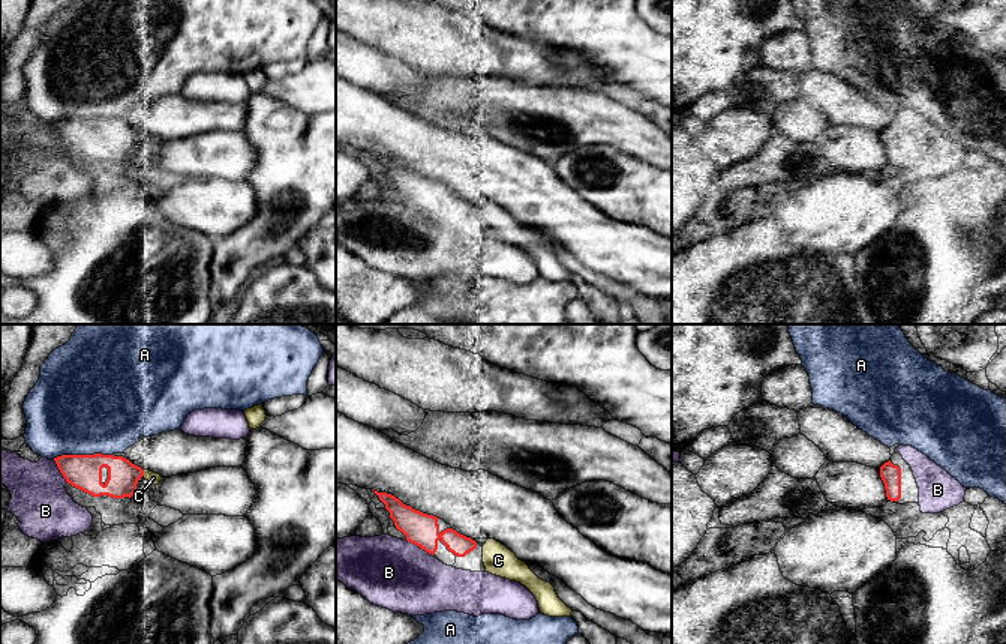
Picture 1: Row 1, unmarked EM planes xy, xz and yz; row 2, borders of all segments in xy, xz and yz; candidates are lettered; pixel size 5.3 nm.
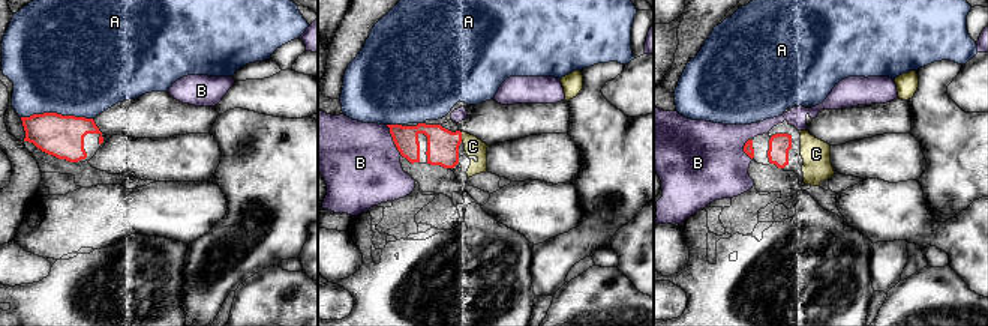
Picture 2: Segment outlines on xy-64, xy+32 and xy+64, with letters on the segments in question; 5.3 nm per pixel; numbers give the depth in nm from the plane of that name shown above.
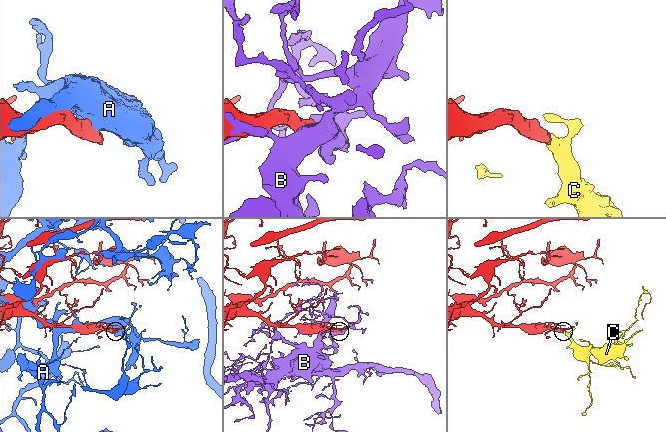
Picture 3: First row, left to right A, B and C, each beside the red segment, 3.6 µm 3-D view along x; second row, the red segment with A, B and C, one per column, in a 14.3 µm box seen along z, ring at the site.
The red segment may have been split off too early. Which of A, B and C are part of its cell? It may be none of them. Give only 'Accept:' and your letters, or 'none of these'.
Accept: C

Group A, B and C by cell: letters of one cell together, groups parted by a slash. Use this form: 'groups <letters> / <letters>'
groups A / B / C

